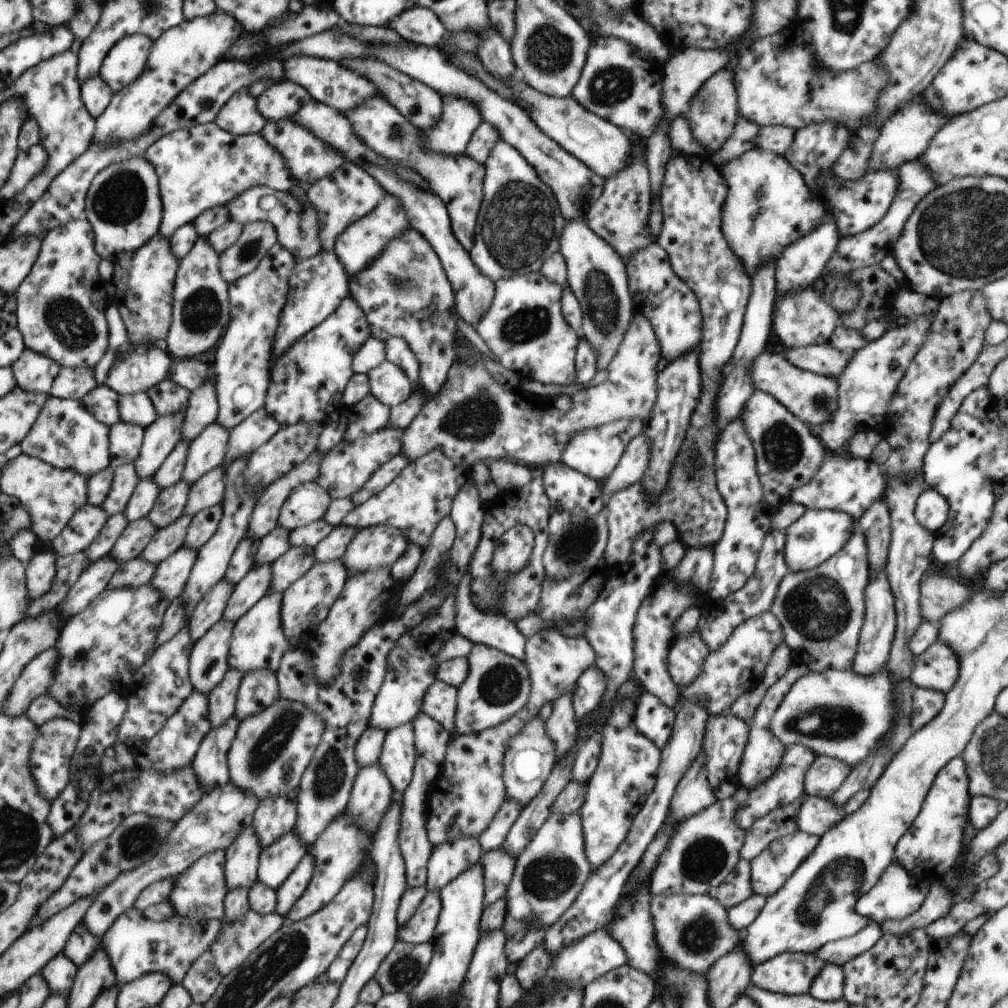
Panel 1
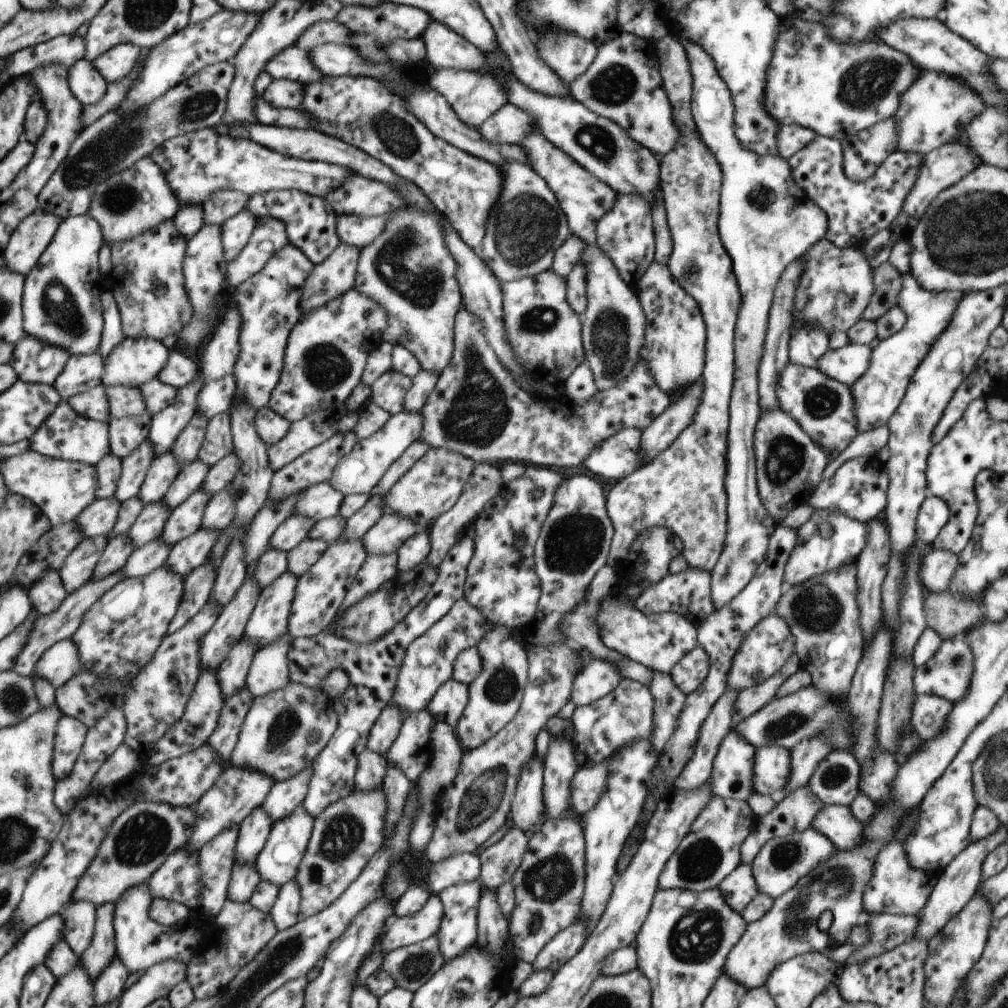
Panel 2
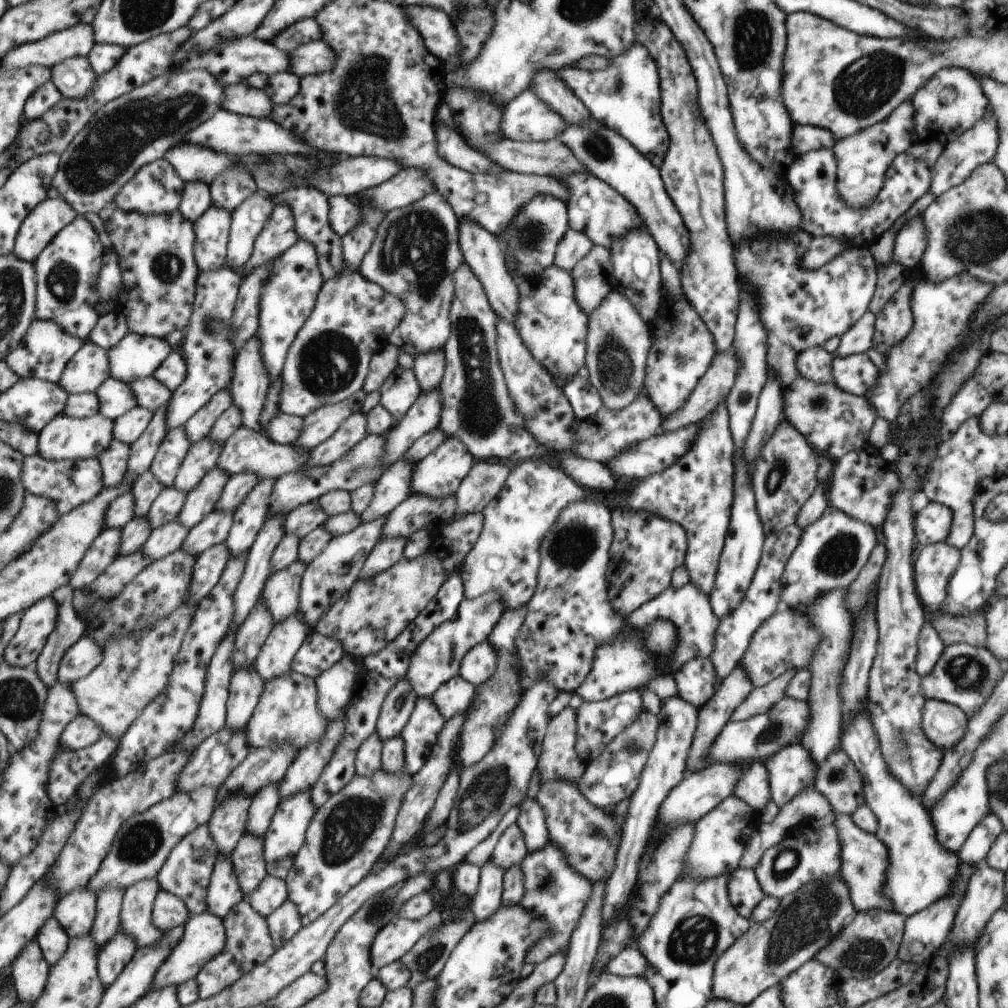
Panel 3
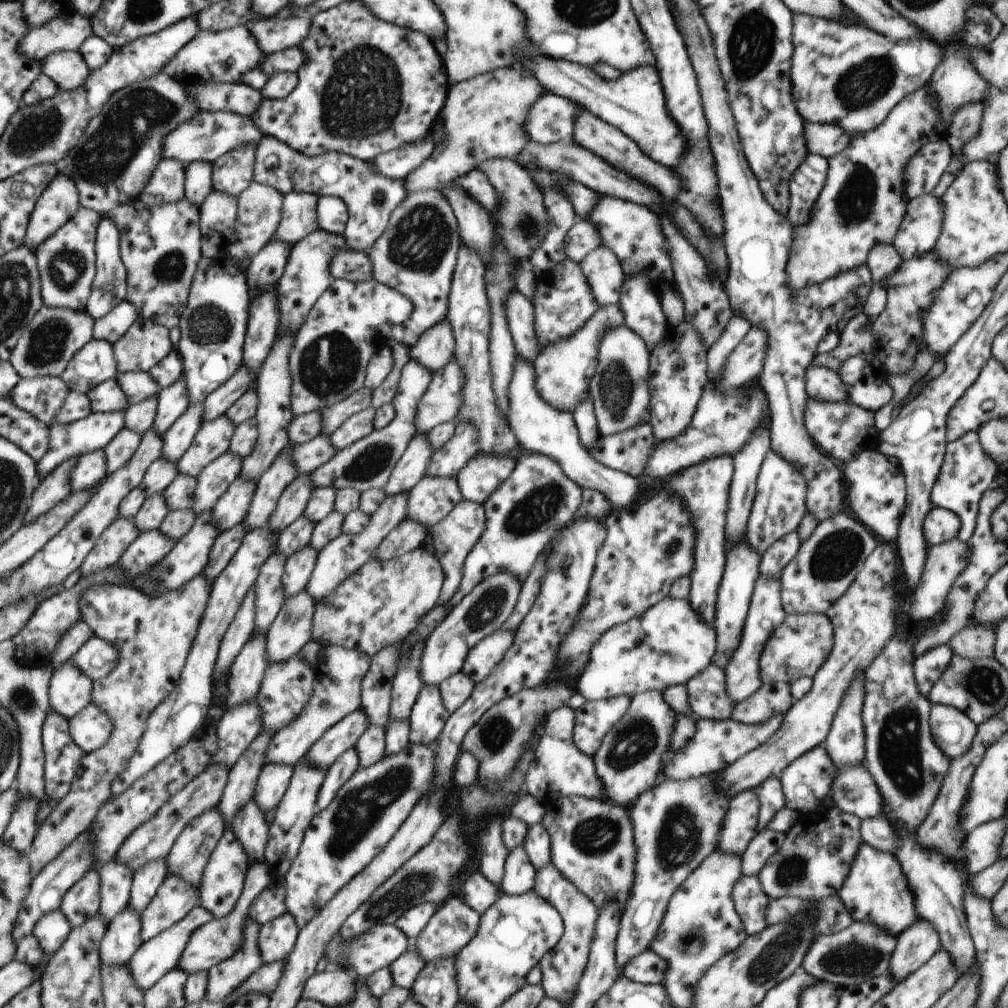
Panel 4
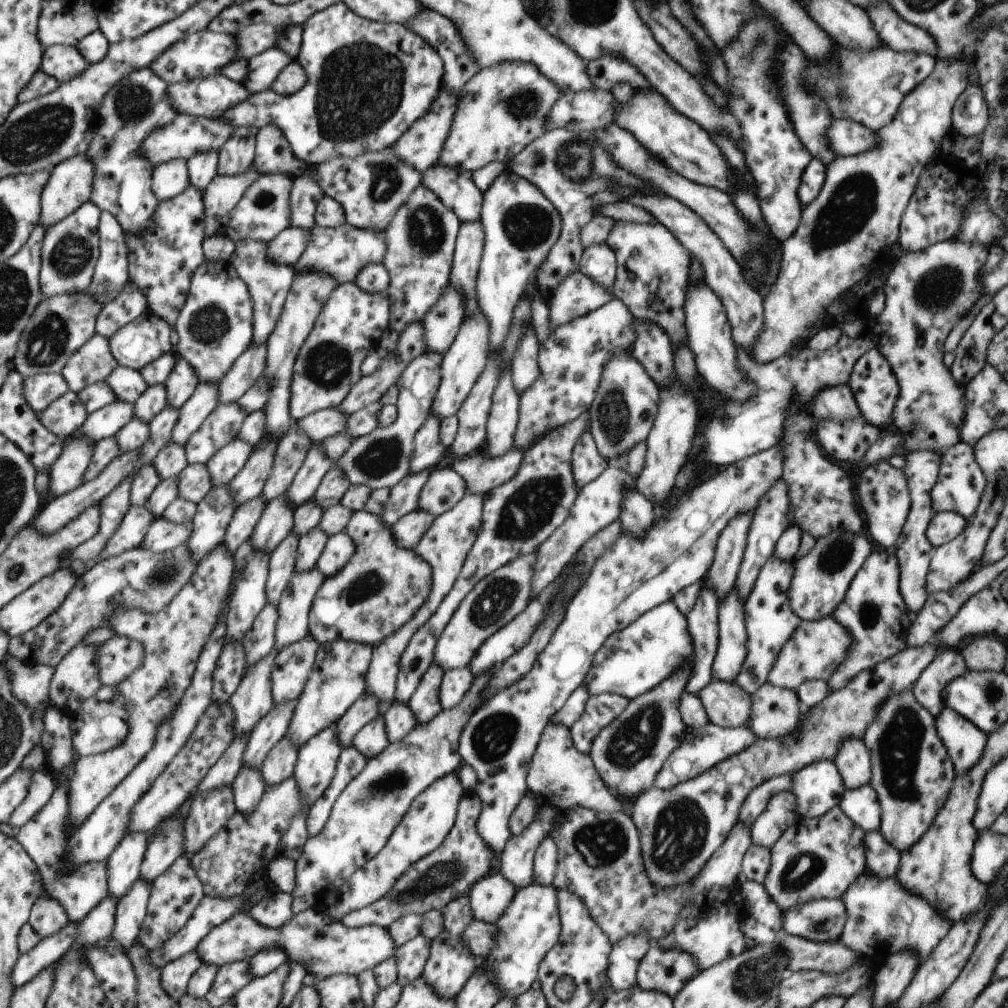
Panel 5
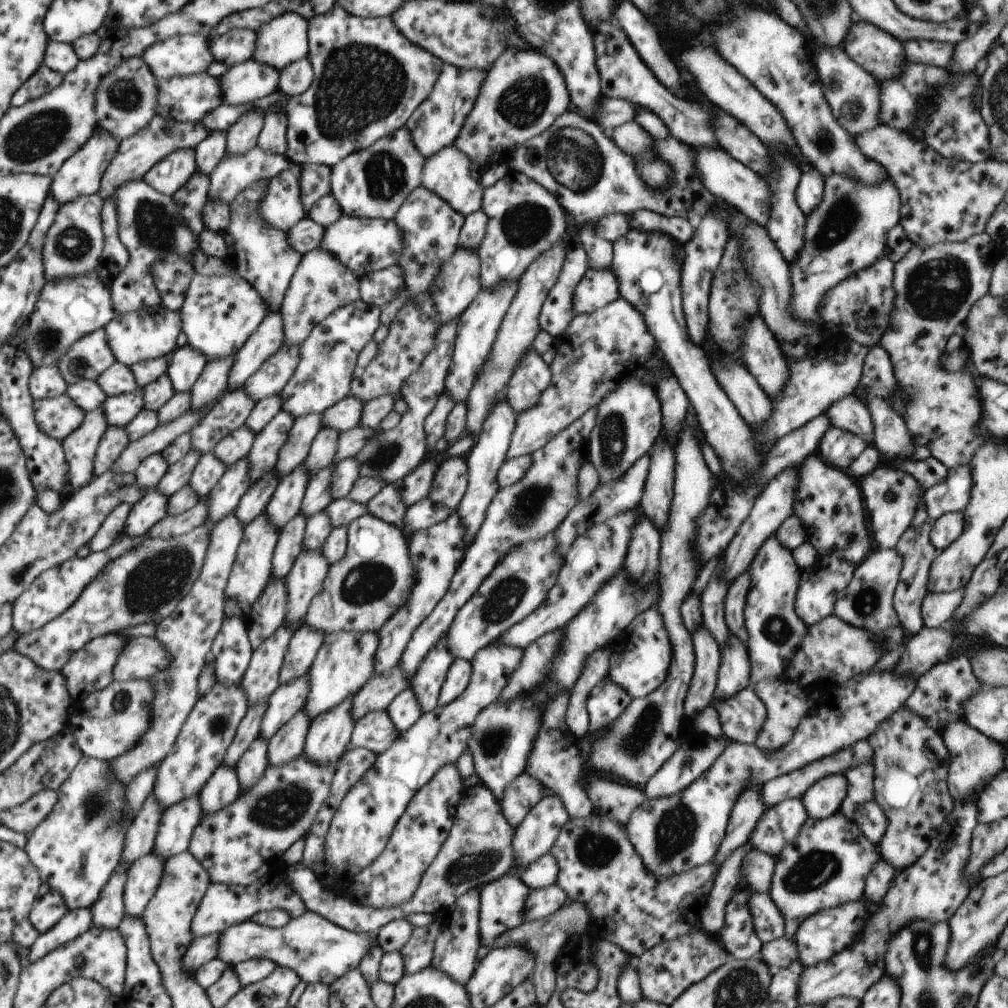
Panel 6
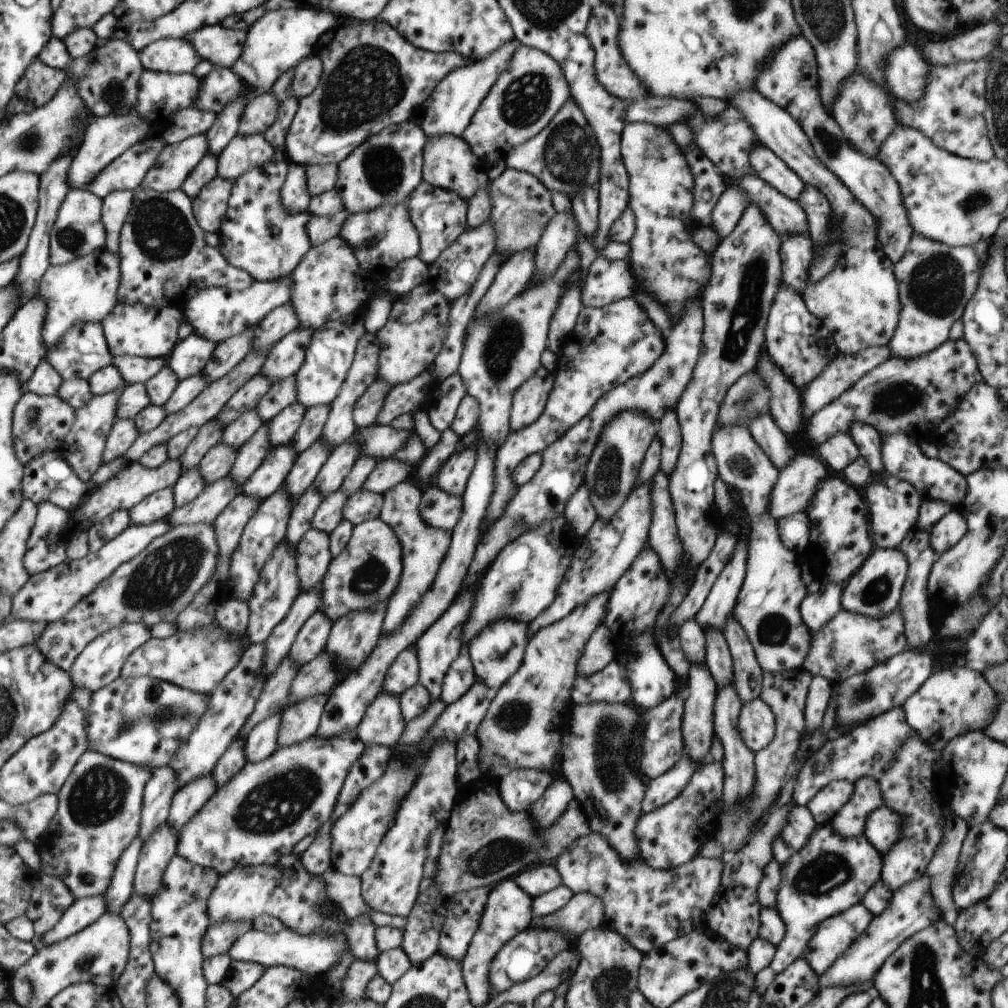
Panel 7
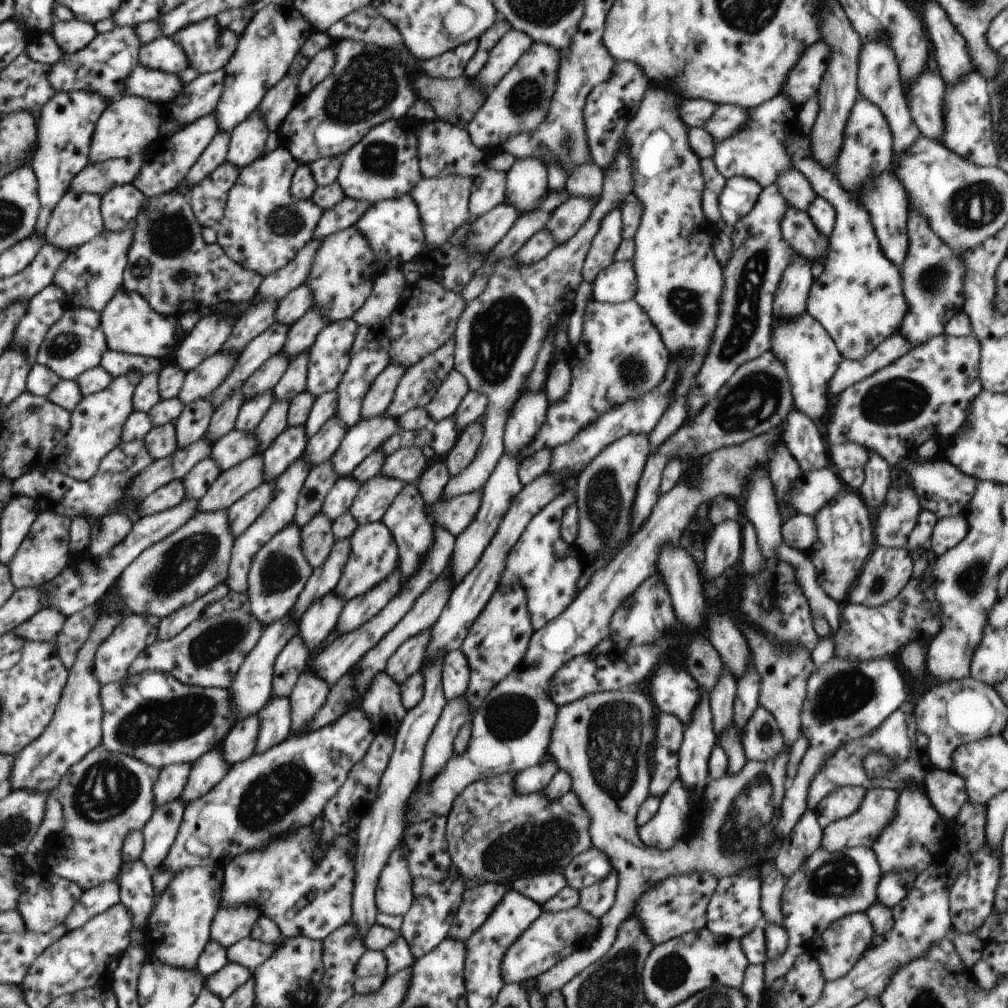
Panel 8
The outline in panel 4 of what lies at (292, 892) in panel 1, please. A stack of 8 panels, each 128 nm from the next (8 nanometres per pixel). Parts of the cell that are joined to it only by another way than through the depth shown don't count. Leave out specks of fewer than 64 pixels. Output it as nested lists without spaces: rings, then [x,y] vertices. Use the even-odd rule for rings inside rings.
[[[288,911],[282,916],[273,918],[268,924],[260,926],[257,943],[264,960],[263,964],[285,961],[294,950],[299,929]]]

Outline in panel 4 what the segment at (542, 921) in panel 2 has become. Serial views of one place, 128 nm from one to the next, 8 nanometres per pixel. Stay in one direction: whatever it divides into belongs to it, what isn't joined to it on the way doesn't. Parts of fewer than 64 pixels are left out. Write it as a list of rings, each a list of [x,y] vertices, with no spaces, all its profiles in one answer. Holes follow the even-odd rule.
[[[552,863],[536,872],[533,890],[540,898],[544,898],[546,902],[552,904],[563,920],[562,938],[552,950],[542,956],[542,960],[538,964],[542,972],[541,985],[546,997],[558,1000],[562,1006],[564,1004],[570,1005],[576,996],[578,983],[582,980],[588,964],[599,910],[596,908],[596,904],[588,898],[588,895],[582,894],[570,880],[566,880]]]

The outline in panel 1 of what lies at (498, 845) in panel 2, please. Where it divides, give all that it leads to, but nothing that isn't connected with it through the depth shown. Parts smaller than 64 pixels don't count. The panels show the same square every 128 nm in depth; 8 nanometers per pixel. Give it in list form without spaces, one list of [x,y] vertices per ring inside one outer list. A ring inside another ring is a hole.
[[[502,846],[490,852],[483,852],[480,858],[484,874],[484,906],[492,906],[506,894],[508,885],[514,876],[516,858]]]

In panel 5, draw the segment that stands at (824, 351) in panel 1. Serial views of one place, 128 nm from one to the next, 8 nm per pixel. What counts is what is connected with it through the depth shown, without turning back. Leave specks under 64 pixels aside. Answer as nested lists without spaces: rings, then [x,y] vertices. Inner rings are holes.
[[[876,349],[867,351],[855,364],[847,386],[851,389],[861,416],[880,430],[892,429],[891,417],[898,396],[898,383],[887,359]]]

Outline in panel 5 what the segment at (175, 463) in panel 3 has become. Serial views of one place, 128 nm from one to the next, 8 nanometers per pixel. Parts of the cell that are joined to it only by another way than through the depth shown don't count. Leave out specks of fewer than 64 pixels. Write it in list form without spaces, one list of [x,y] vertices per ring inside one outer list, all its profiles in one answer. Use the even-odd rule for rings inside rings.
[[[218,383],[198,384],[192,397],[179,409],[179,418],[171,433],[171,442],[185,446],[203,421],[217,408]]]

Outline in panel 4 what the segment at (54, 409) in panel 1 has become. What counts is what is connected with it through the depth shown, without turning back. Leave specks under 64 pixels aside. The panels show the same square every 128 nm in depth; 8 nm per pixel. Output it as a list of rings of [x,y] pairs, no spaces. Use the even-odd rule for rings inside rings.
[[[125,410],[116,412],[91,412],[86,418],[72,422],[72,424],[60,424],[52,422],[49,425],[48,452],[44,454],[42,461],[38,463],[39,480],[50,476],[54,469],[58,469],[64,462],[72,458],[82,457],[84,454],[95,450],[104,449],[124,428]]]

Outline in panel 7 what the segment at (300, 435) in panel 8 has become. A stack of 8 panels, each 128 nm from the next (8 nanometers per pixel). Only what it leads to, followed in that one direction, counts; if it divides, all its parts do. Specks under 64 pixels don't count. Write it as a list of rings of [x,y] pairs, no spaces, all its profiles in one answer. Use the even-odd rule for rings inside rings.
[[[290,444],[272,448],[260,467],[243,485],[242,494],[258,501],[267,500],[283,486],[297,456]]]

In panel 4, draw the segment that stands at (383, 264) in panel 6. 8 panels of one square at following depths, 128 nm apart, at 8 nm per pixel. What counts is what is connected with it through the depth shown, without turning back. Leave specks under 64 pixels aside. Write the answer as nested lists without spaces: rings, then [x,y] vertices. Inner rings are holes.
[[[320,228],[293,245],[284,272],[277,282],[278,300],[276,302],[280,312],[280,324],[278,324],[280,334],[284,336],[296,334],[304,324],[312,306],[332,286],[336,278],[330,274],[330,262],[334,260],[338,250],[350,251],[343,234],[332,234]]]

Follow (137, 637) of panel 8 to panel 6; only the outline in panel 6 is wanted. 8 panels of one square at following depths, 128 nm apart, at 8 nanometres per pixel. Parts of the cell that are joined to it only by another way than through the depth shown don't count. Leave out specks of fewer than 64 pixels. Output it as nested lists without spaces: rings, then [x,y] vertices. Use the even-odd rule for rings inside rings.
[[[108,634],[102,637],[94,638],[83,648],[76,652],[66,665],[61,669],[63,678],[66,679],[67,690],[71,694],[72,700],[76,705],[82,702],[86,697],[94,692],[106,689],[113,682],[114,664],[128,642],[124,634]]]

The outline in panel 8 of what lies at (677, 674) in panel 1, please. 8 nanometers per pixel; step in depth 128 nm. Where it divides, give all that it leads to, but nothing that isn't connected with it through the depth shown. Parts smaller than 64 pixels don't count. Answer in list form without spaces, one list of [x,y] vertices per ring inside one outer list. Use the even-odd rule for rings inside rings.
[[[759,705],[741,732],[741,742],[748,760],[764,761],[785,750],[785,741],[774,716]]]

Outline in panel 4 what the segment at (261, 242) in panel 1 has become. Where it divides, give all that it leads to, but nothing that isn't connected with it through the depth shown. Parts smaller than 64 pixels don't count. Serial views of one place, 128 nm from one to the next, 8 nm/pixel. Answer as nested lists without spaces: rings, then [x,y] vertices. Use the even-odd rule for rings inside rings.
[[[308,192],[283,193],[282,218],[272,240],[295,245],[318,229],[317,196]]]

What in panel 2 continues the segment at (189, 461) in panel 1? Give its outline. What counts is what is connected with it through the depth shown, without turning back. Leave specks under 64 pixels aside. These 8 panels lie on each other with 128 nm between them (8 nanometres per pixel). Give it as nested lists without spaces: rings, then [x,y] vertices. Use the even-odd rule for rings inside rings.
[[[220,413],[208,421],[197,458],[211,467],[230,452],[233,452],[231,416],[229,413]]]

